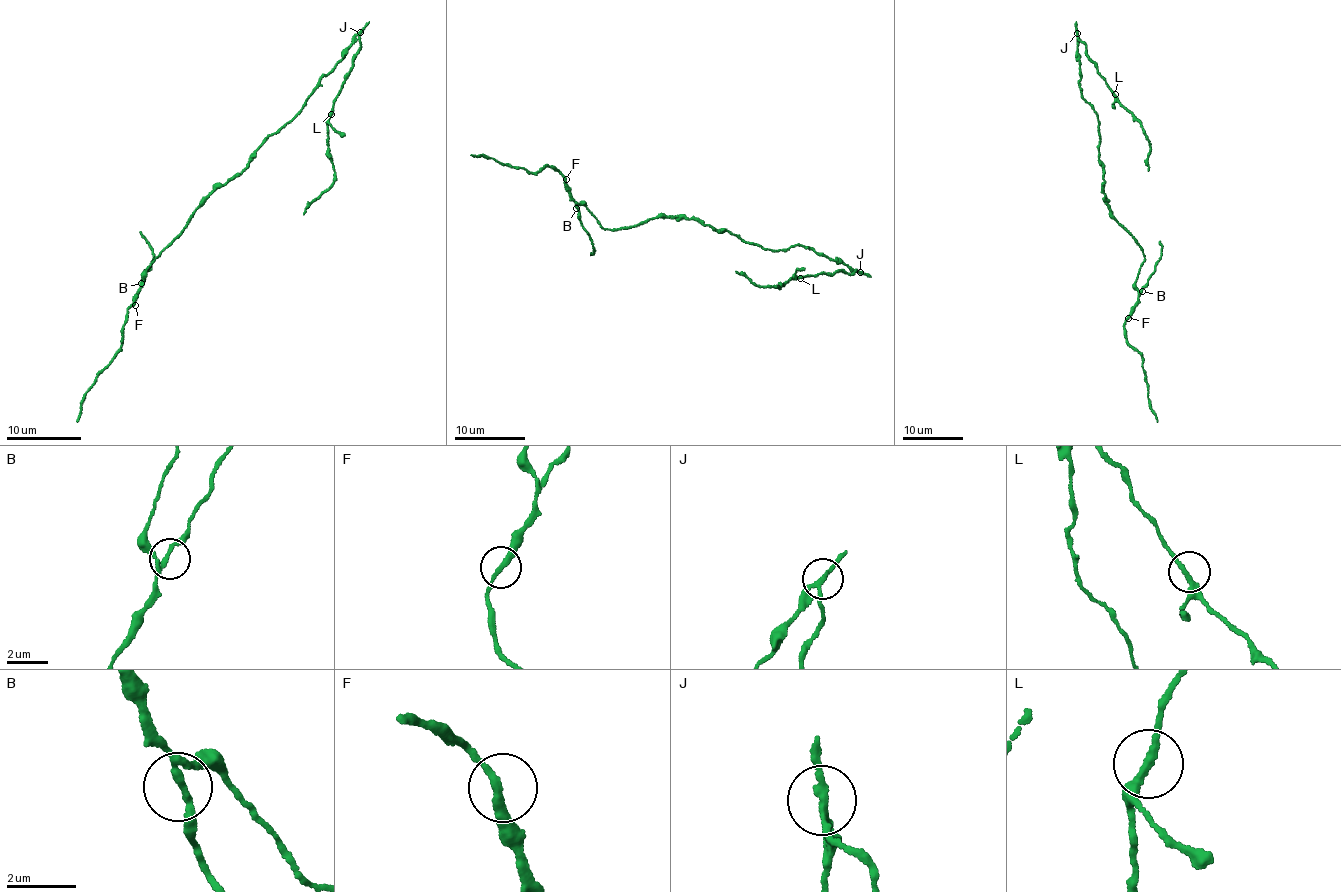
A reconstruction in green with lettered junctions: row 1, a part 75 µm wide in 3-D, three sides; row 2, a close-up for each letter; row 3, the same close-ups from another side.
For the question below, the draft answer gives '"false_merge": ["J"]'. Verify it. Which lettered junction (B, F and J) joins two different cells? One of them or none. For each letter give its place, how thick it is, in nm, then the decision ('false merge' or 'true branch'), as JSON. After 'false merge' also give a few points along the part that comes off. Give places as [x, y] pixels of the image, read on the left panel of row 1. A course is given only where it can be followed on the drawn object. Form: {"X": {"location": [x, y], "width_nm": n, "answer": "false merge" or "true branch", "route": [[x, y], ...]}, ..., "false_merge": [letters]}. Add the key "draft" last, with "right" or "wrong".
{"B": {"location": [141, 283], "width_nm": 190, "answer": "true branch"}, "F": {"location": [135, 305], "width_nm": 200, "answer": "true branch"}, "J": {"location": [360, 32], "width_nm": 180, "answer": "false merge", "route": [[360, 32], [358, 52], [327, 125], [335, 178], [304, 214]]}, "false_merge": ["J"], "draft": "right"}

